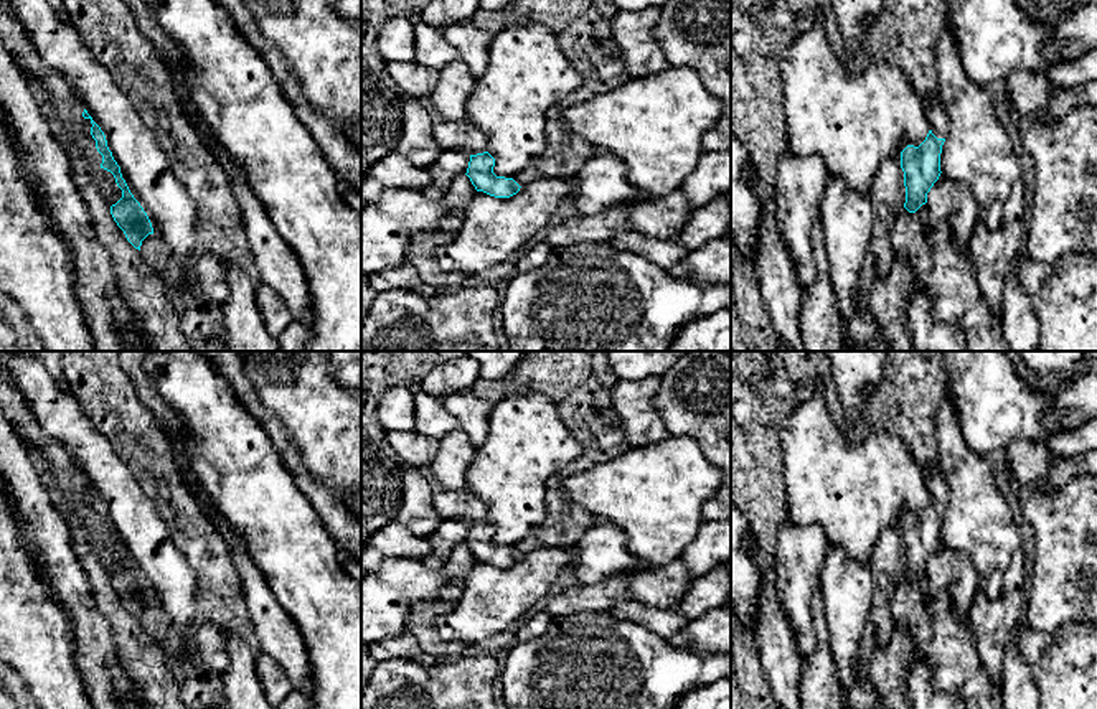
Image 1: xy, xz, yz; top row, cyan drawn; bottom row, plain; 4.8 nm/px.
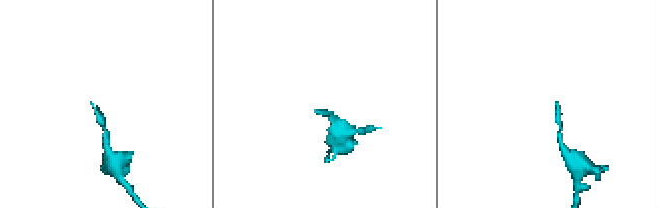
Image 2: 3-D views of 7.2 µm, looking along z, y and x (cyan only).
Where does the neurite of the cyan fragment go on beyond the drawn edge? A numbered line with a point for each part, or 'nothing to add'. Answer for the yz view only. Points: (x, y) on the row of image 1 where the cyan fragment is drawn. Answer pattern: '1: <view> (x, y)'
1: yz (937, 117)

